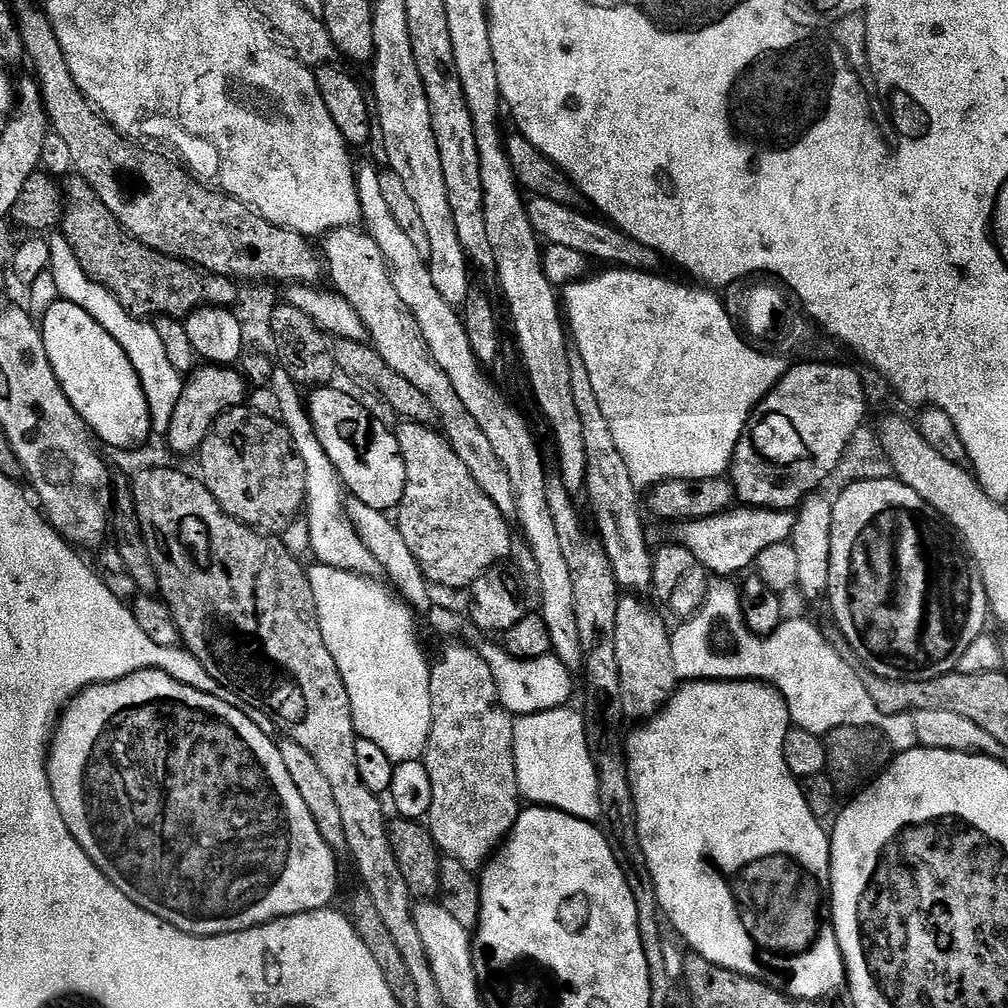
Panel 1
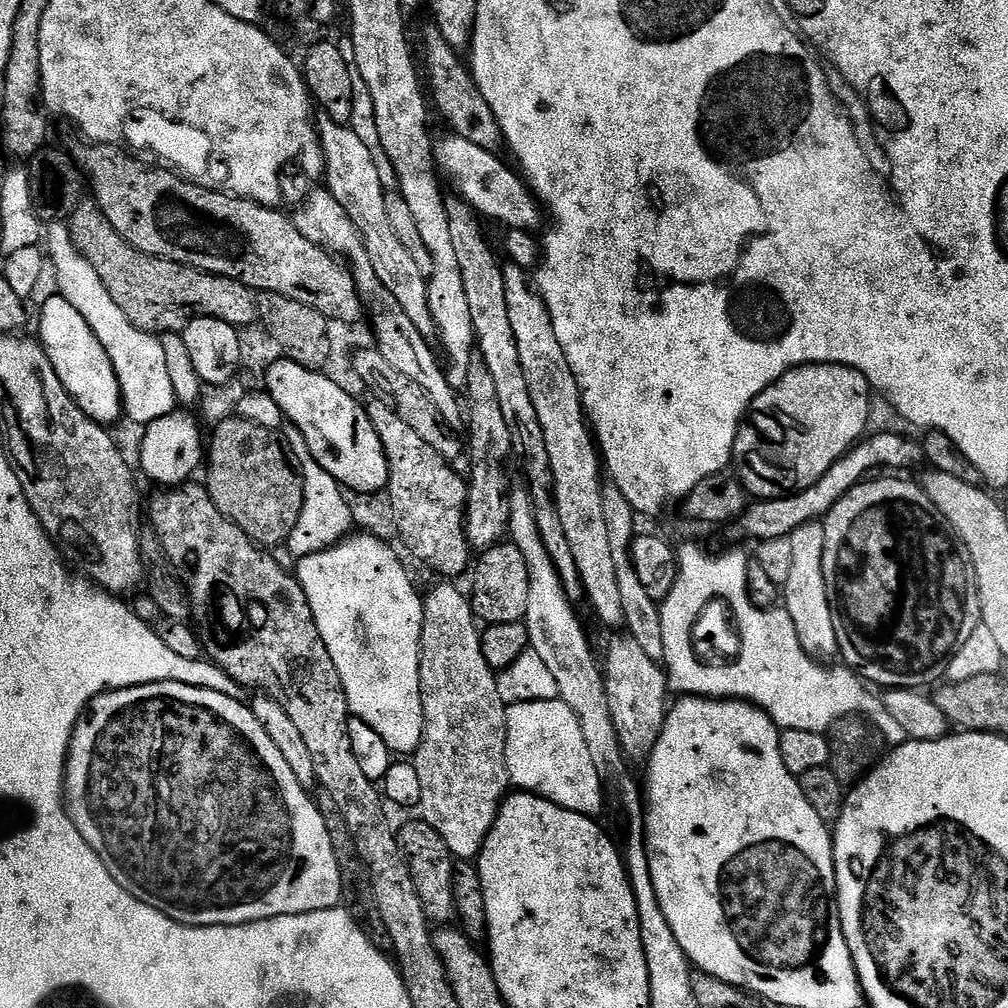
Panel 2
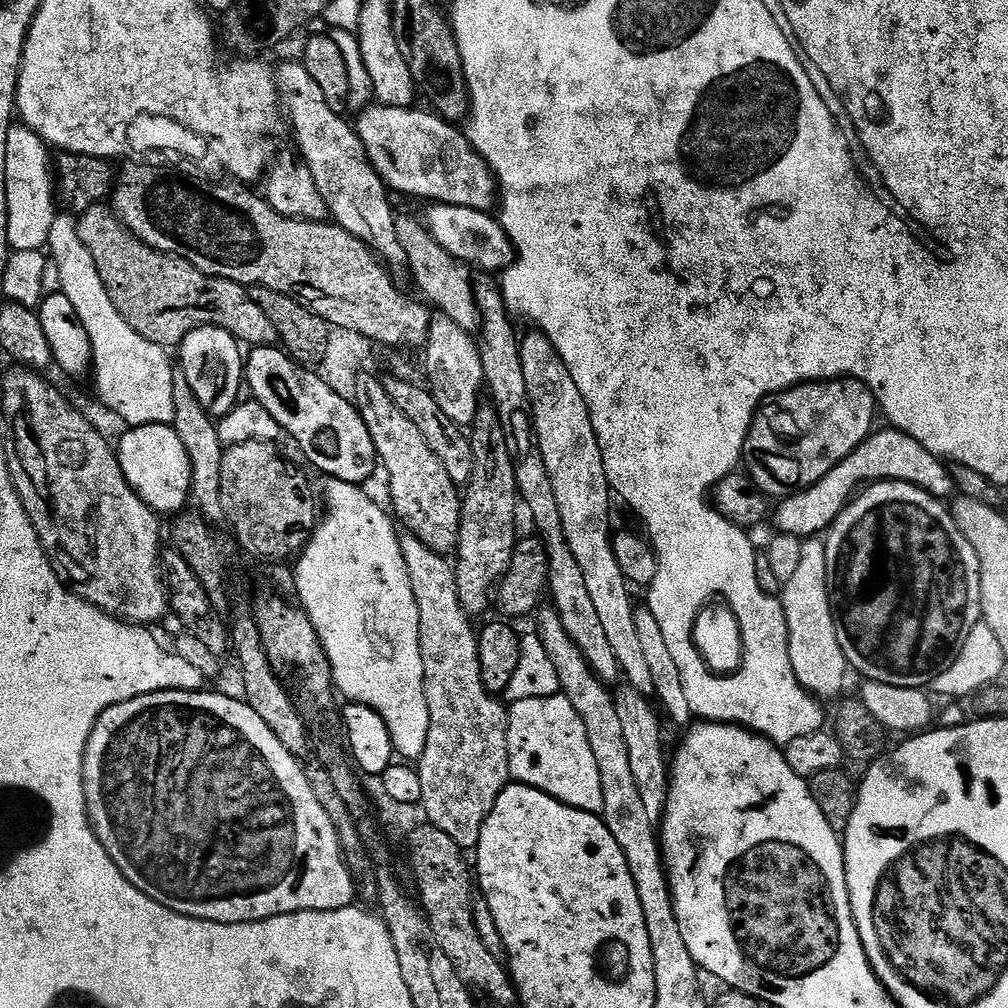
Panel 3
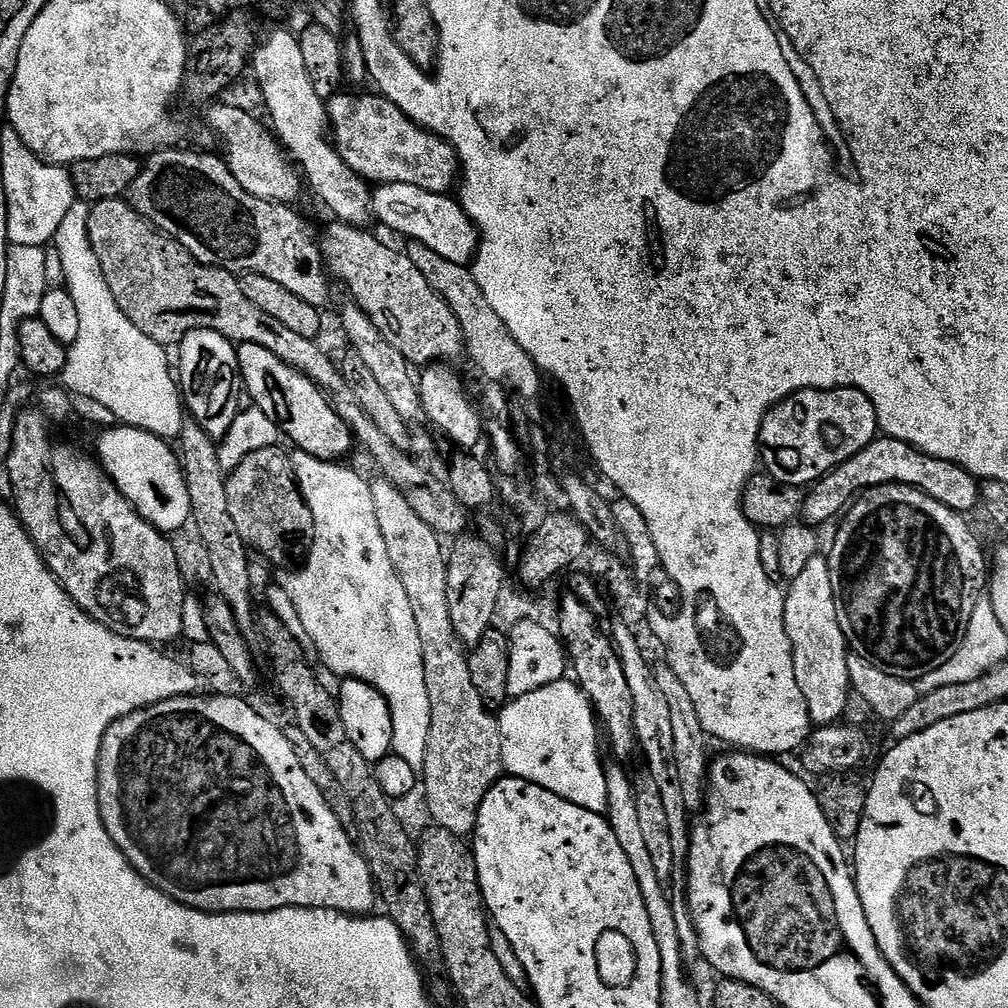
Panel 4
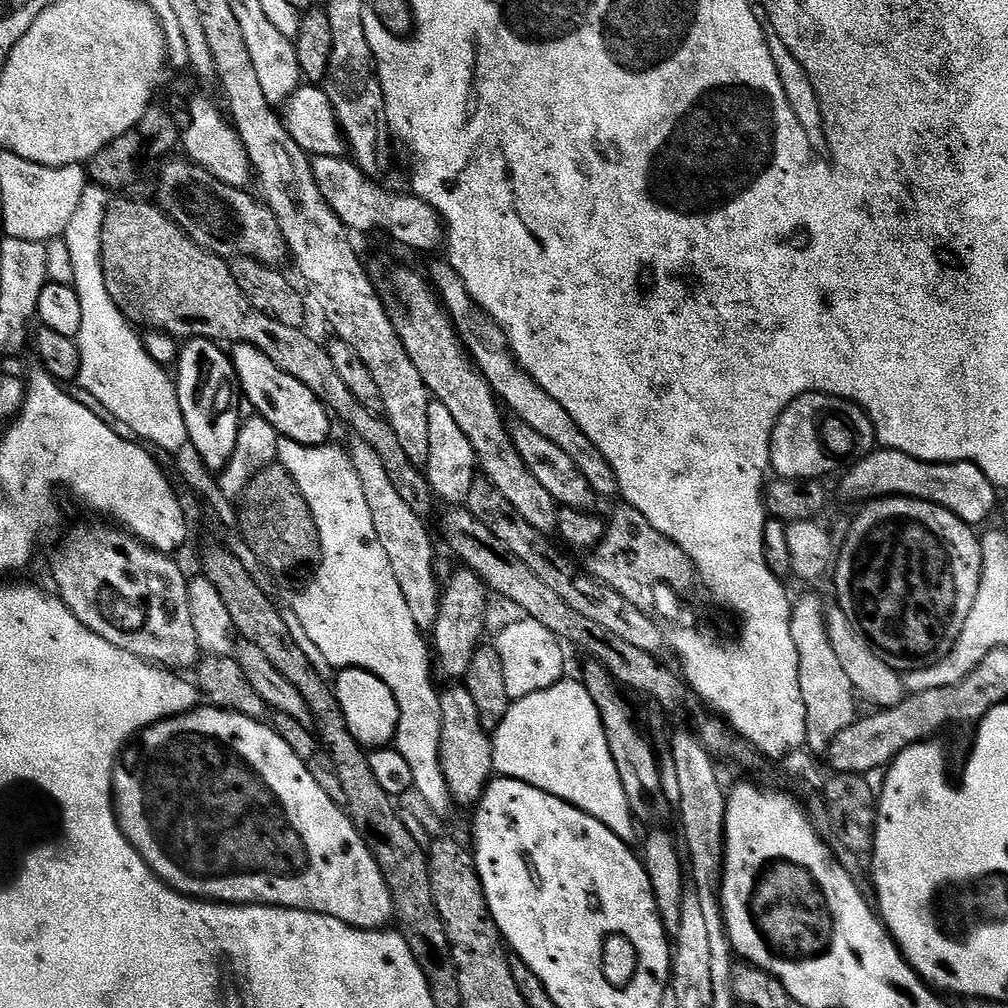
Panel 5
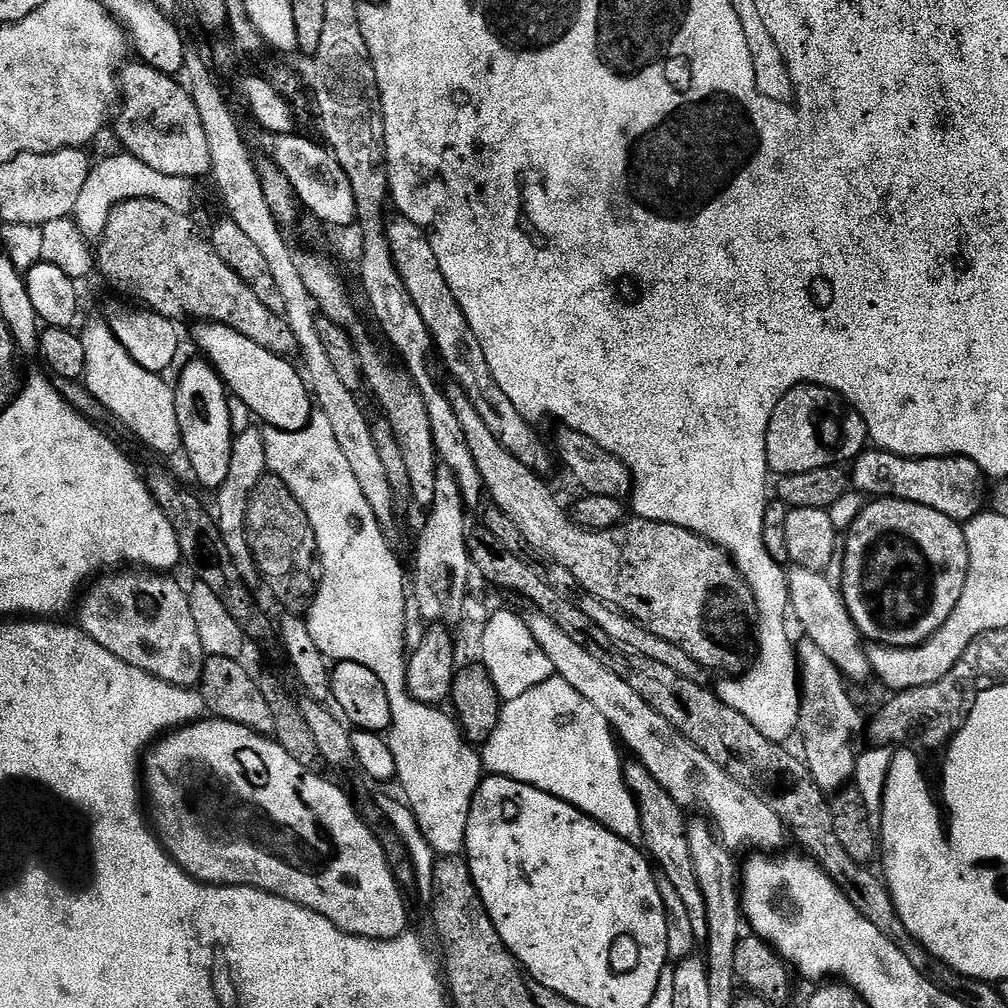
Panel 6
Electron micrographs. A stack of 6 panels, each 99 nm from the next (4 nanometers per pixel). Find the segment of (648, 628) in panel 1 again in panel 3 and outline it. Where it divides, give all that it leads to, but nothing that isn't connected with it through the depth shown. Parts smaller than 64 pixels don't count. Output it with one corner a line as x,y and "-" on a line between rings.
620,687
615,689
614,695
618,718
622,722
622,735
626,738
626,750
630,753
630,771
635,785
638,786
638,794
642,797
646,815
653,826
656,826
664,818
670,779
670,768
666,763
666,756
664,760
664,736
660,730
662,716
657,705
649,697
633,688

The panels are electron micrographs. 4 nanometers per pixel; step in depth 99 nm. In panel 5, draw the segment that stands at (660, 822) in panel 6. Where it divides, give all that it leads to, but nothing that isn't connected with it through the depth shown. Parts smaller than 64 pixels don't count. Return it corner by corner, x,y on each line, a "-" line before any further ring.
593,658
587,663
589,664
584,668
582,683
590,698
594,698
594,706
598,706
598,714
602,718
602,730
606,730
606,746
610,746
610,758
614,758
614,767
618,769
622,790
626,790
626,802
630,802
633,817
640,822
645,820
648,826
664,822
660,820
667,818
670,805
662,790
660,756
640,733
640,728
636,725
636,716
624,701
625,693
608,672
608,667

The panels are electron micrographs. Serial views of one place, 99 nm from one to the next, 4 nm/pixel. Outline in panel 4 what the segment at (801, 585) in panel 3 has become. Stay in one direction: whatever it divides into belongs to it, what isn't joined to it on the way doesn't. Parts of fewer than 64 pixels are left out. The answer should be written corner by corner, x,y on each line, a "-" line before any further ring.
820,554
810,558
802,574
798,574
798,578
794,578
787,587
784,598
784,629
790,638
798,690
802,690
802,698
806,698
806,710
813,725
835,724
843,717
848,701
850,649
838,622
834,586
830,582
827,559

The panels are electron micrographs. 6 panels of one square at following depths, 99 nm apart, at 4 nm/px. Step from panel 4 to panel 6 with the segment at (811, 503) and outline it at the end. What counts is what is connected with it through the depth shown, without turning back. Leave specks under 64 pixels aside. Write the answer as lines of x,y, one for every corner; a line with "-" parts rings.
865,450
850,468
850,484
868,498
918,502
957,522
967,522
986,508
986,477
973,460
965,456
899,456
883,450

